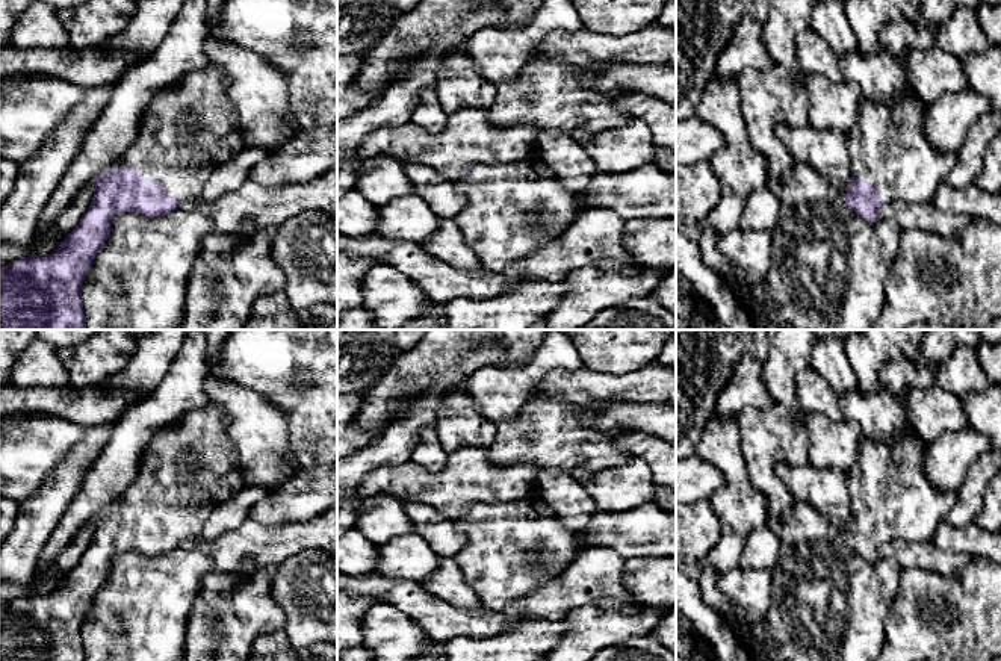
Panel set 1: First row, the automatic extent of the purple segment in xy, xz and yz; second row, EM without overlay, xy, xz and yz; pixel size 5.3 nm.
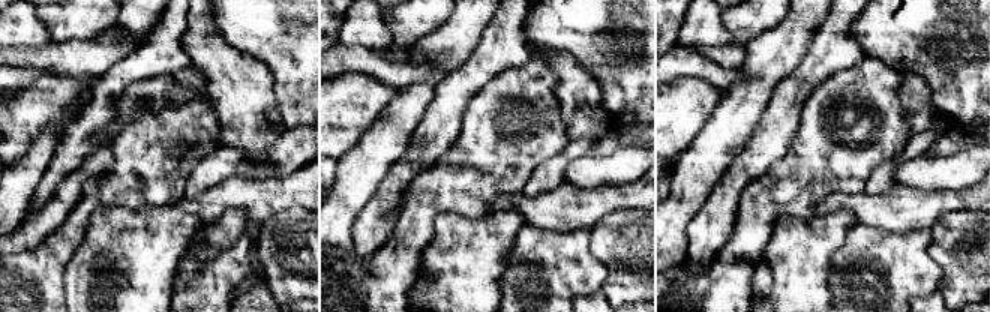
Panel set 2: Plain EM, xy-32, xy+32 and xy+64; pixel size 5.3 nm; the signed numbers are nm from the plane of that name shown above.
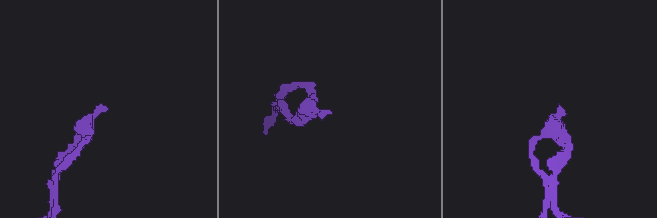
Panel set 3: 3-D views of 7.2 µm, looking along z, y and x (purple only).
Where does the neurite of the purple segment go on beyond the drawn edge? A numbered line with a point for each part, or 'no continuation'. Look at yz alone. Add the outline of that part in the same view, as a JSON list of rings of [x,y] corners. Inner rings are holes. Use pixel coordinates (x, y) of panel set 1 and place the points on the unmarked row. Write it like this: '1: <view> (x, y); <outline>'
1: yz (888, 484); [[[903,430],[898,439],[891,443],[882,443],[875,439],[862,439],[857,461],[845,472],[848,479],[848,499],[851,513],[857,517],[871,520],[883,543],[903,538],[915,543],[931,540],[942,520],[947,520],[951,508],[956,505],[957,493],[942,492],[934,487],[925,473],[928,443],[915,431]]]

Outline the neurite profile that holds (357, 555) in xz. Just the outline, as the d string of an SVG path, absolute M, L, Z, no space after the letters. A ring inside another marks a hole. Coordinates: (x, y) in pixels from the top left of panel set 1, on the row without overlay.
M355 528L337 537L337 572L348 576L377 573L380 549Z

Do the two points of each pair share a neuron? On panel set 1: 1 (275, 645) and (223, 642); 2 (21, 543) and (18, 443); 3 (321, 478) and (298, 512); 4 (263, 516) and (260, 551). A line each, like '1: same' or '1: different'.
1: different
2: different
3: same
4: different

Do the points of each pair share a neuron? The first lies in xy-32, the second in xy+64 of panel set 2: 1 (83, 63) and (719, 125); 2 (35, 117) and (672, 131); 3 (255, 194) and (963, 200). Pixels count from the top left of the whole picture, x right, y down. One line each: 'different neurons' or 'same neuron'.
1: different neurons
2: same neuron
3: same neuron

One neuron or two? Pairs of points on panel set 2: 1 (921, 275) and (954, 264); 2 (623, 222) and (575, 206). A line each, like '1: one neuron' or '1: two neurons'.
1: two neurons
2: two neurons

